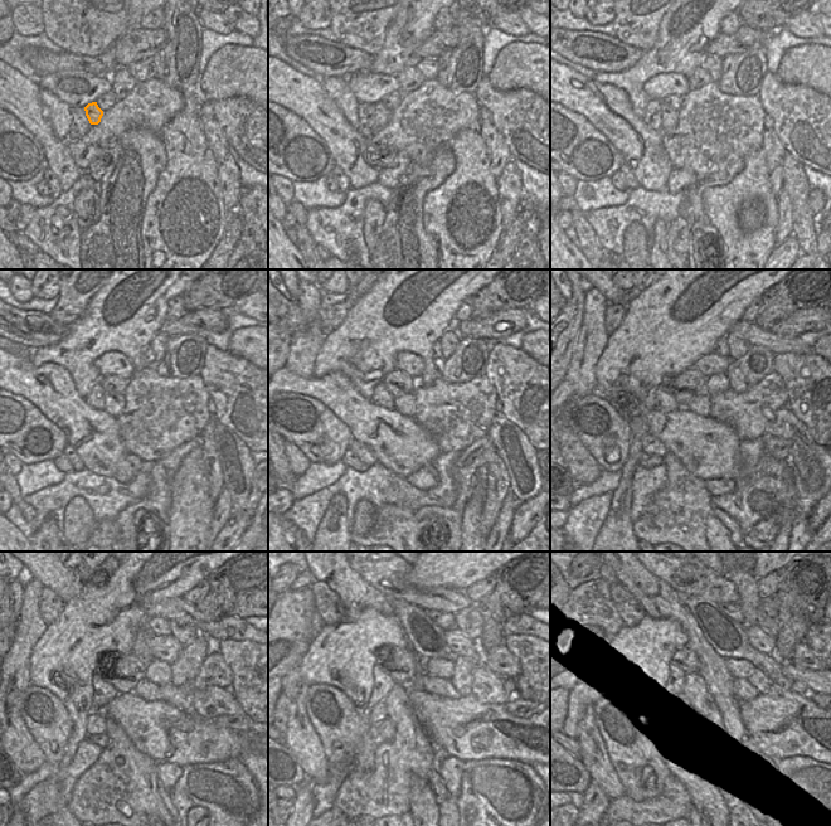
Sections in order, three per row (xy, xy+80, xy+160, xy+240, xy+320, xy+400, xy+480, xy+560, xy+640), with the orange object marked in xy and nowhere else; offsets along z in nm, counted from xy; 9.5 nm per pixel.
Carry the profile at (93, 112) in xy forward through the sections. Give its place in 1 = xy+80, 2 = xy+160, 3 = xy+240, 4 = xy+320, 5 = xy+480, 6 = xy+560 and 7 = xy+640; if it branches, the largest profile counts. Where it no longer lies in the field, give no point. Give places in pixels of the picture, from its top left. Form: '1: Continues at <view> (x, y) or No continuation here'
1: Continues at xy+80 (383, 115)
2: Continues at xy+160 (670, 117)
3: Continues at xy+240 (113, 403)
4: Continues at xy+320 (406, 404)
5: Continues at xy+480 (145, 689)
6: Continues at xy+560 (445, 688)
7: Continues at xy+640 (743, 691).

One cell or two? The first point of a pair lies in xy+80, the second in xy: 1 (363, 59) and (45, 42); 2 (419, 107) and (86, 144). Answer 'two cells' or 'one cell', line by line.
1: two cells
2: one cell

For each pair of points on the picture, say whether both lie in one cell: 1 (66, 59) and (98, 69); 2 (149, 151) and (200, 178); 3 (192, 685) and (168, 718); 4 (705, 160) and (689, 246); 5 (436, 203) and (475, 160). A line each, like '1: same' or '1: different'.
1: same
2: different
3: different
4: different
5: same

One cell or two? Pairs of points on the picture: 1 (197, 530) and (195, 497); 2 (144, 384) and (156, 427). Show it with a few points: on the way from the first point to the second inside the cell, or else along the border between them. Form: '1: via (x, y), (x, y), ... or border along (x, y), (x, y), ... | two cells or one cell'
1: via (195, 523), (195, 505) | one cell
2: via (147, 394), (156, 406), (156, 417) | one cell

